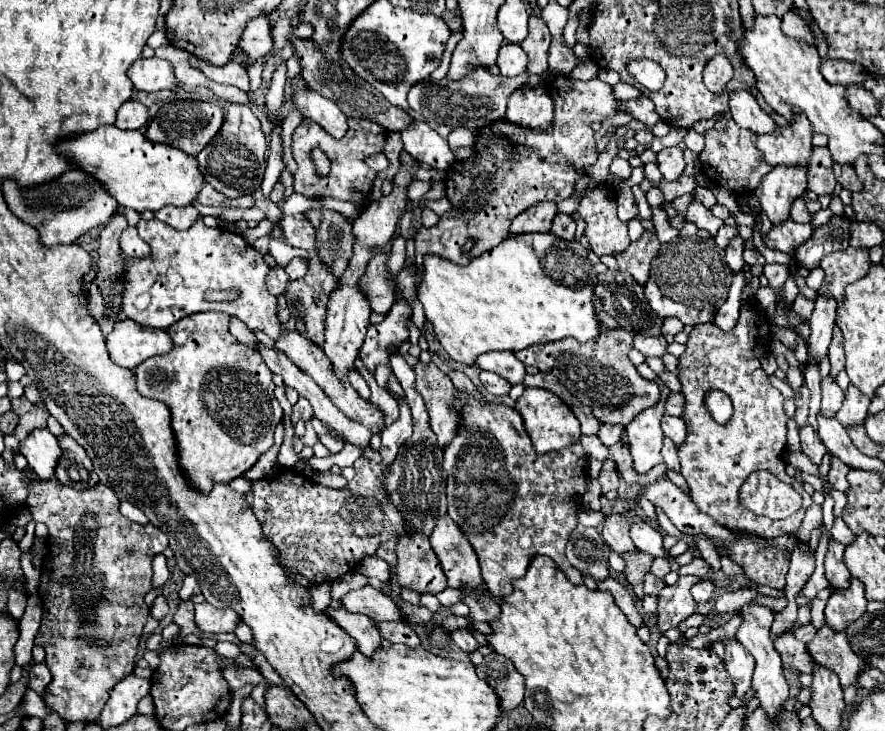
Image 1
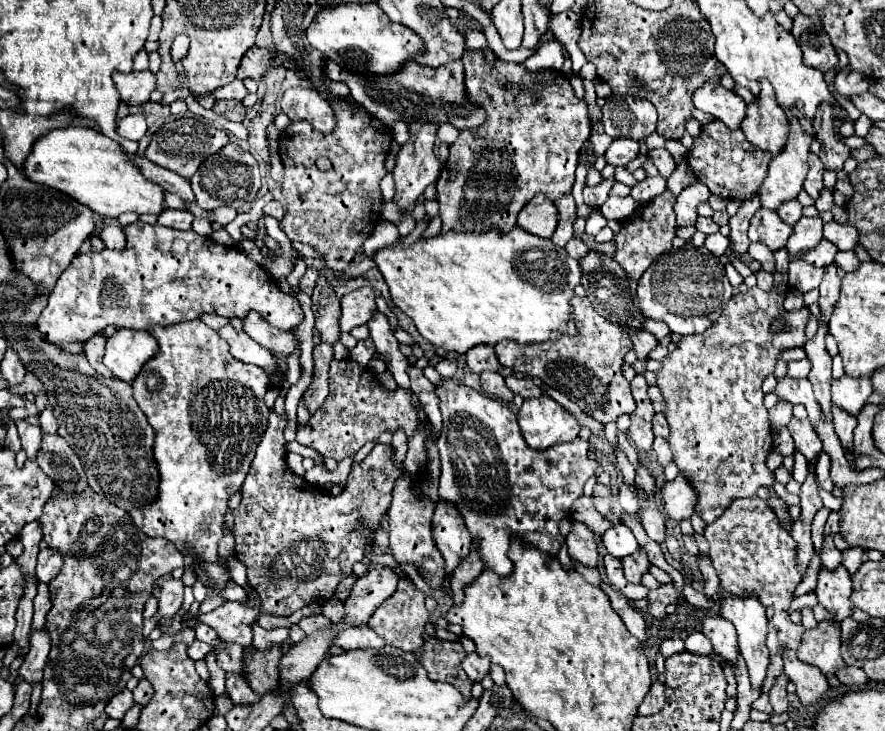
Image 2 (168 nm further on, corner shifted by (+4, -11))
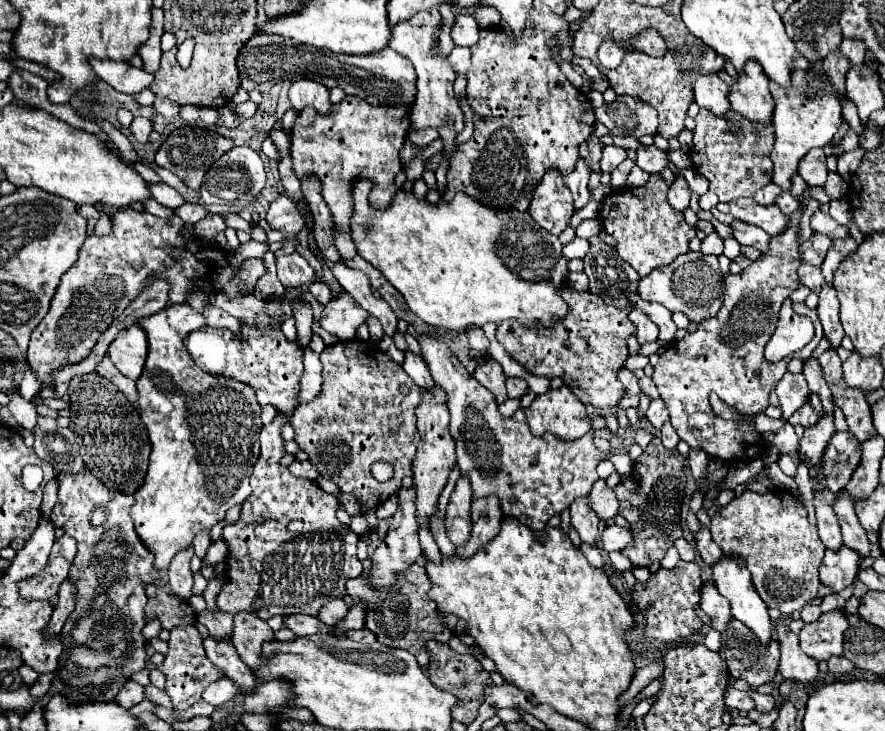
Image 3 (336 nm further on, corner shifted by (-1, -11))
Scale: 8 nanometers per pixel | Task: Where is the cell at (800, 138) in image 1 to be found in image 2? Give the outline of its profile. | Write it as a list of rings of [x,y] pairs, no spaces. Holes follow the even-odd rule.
[[[761,81],[761,97],[753,105],[747,105],[747,115],[741,123],[741,131],[747,141],[771,155],[781,153],[789,137],[789,119],[777,105],[773,87],[769,81]]]

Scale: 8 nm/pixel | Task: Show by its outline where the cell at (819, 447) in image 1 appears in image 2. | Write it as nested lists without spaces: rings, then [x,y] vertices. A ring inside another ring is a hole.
[[[793,417],[787,427],[789,427],[789,431],[795,439],[795,447],[807,457],[807,461],[813,461],[821,453],[821,439],[813,431],[811,423],[807,419],[799,421],[799,419]]]

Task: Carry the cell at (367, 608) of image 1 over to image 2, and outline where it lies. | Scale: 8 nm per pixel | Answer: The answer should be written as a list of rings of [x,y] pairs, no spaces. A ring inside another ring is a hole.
[[[329,601],[323,605],[323,615],[329,617],[331,621],[341,621],[341,617],[345,617],[345,605],[341,601],[337,601],[337,603]]]

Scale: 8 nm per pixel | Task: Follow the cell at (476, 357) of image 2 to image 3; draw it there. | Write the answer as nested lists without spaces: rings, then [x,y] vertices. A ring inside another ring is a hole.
[[[470,329],[470,333],[466,333],[468,335],[468,341],[470,341],[470,347],[474,349],[474,351],[488,351],[488,339],[486,339],[486,335],[484,335],[484,331],[482,329]]]

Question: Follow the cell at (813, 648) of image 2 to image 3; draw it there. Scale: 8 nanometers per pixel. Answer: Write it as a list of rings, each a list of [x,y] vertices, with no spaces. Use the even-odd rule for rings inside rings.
[[[842,609],[822,613],[818,621],[808,623],[800,631],[800,647],[806,655],[820,659],[830,659],[832,655],[842,655],[844,631],[848,629],[848,619]]]

